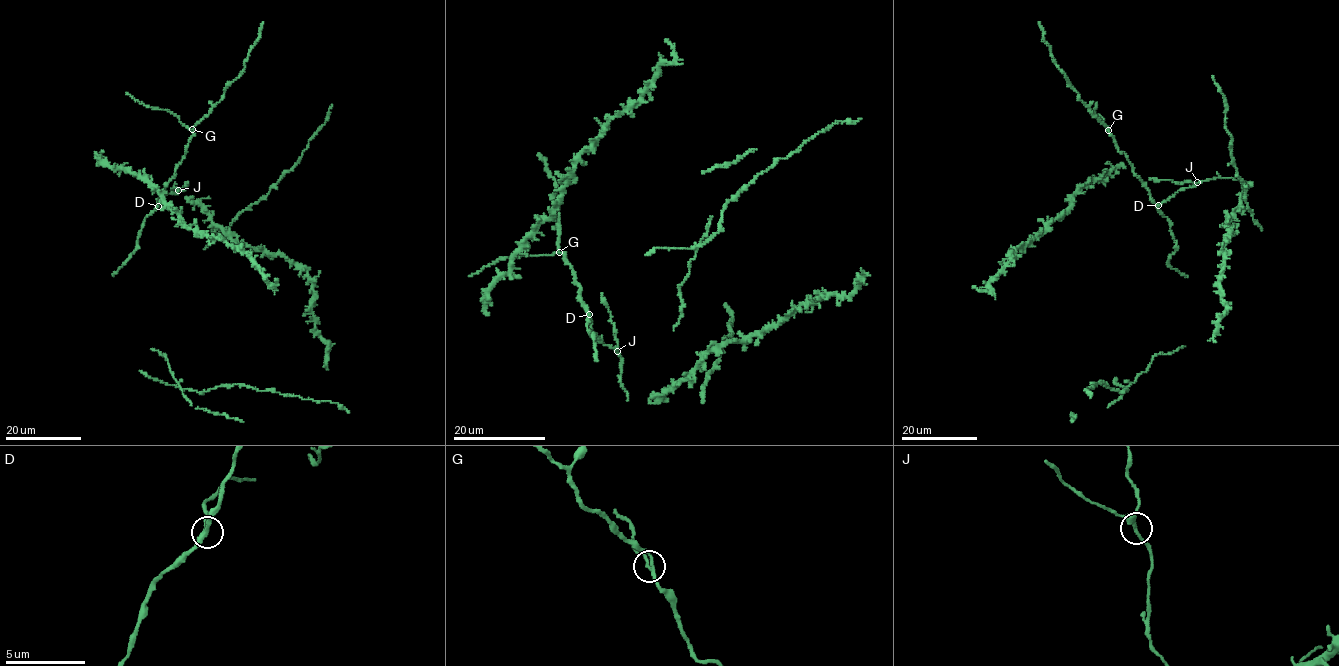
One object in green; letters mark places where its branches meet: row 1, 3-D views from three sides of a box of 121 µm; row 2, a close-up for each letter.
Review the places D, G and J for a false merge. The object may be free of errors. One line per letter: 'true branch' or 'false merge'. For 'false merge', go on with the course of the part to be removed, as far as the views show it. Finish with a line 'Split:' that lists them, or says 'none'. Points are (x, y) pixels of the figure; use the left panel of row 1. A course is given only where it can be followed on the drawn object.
D: true branch
G: true branch
J: false merge
Split: J

